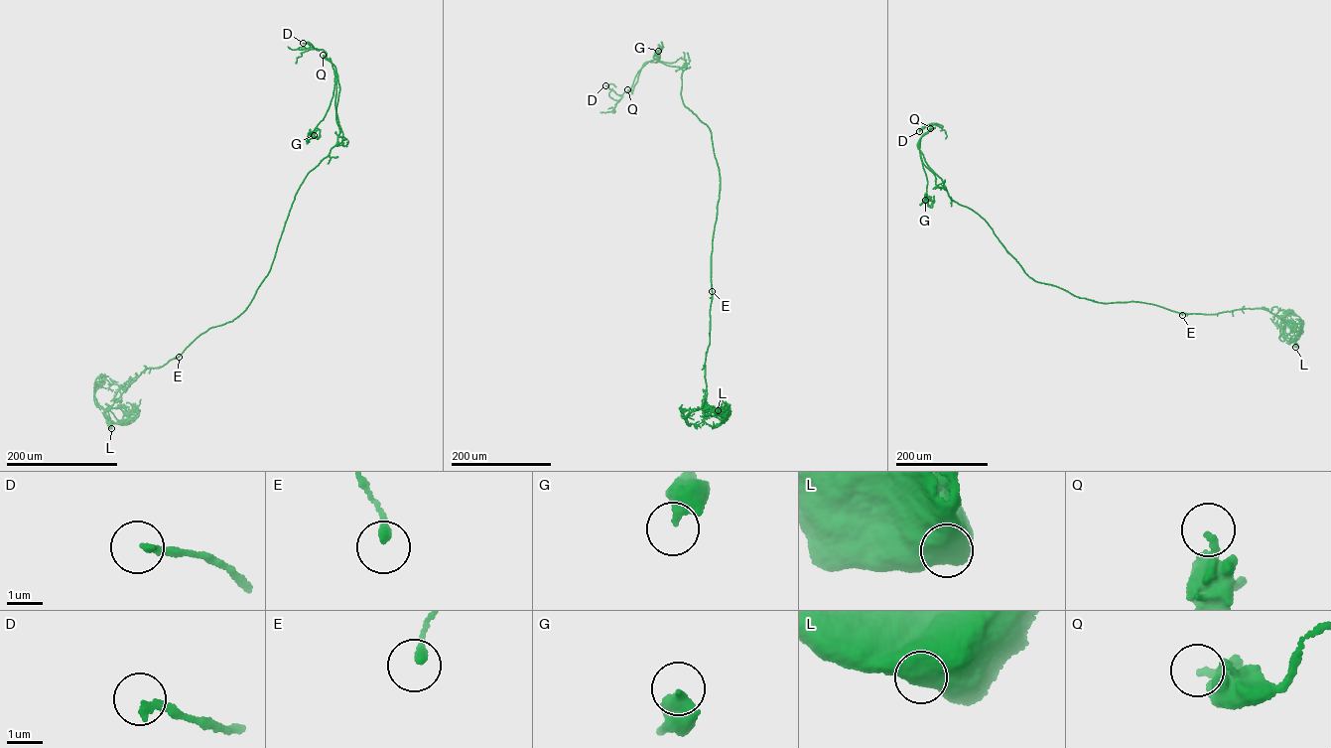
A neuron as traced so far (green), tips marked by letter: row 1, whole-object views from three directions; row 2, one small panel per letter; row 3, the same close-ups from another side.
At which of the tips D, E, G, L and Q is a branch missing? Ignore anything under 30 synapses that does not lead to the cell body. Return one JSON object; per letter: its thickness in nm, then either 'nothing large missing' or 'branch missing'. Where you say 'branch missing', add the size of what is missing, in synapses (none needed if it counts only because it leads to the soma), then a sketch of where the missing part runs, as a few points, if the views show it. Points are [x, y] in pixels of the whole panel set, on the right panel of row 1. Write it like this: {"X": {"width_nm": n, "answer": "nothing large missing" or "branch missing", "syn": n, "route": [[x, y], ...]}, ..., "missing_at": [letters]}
{"D": {"width_nm": 200, "answer": "nothing large missing"}, "E": {"width_nm": 240, "answer": "nothing large missing"}, "G": {"width_nm": 400, "answer": "nothing large missing"}, "L": {"width_nm": 750, "answer": "nothing large missing"}, "Q": {"width_nm": 280, "answer": "nothing large missing"}, "missing_at": []}

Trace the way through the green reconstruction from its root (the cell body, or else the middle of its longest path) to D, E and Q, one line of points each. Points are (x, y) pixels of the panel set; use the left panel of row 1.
D: (110, 425), (104, 412), (142, 372), (245, 310), (300, 185), (336, 144), (335, 68), (303, 43)
E: (110, 425), (104, 412), (142, 372), (179, 357)
Q: (110, 425), (104, 412), (142, 372), (238, 317), (268, 274), (296, 193), (339, 132), (337, 75), (323, 55)

